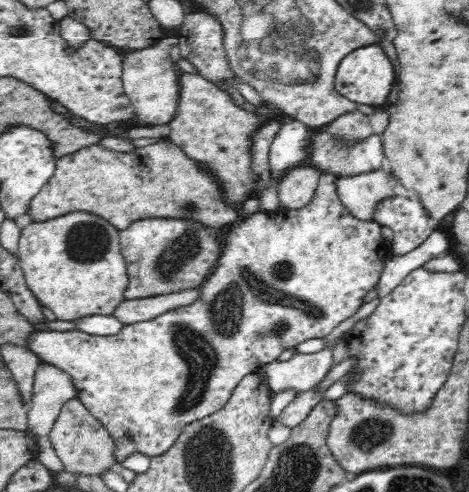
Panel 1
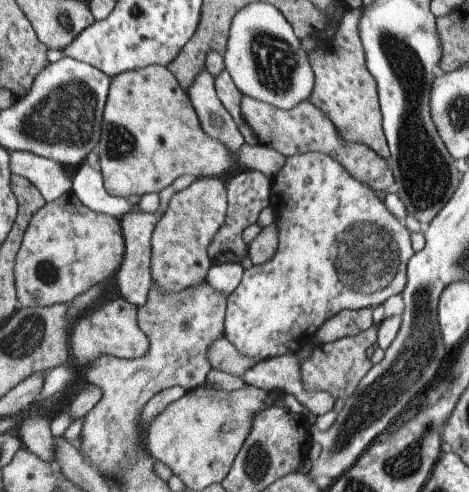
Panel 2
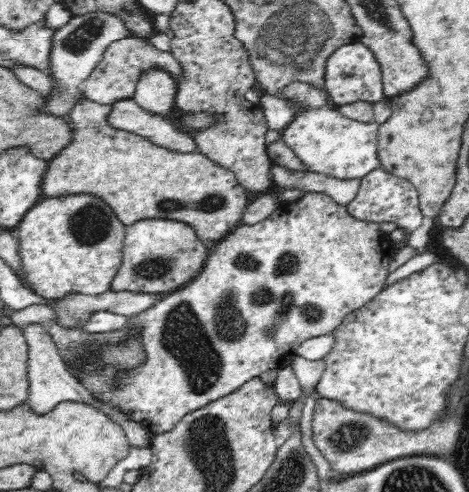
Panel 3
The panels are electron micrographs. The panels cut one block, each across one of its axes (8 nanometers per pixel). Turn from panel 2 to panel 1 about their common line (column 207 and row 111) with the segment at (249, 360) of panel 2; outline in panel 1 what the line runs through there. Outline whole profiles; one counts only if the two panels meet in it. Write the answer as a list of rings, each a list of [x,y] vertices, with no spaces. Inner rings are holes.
[[[360,110],[354,112],[346,112],[344,116],[332,120],[328,124],[328,132],[336,138],[344,138],[344,140],[362,140],[366,136],[370,136],[374,132],[370,116],[366,116]]]

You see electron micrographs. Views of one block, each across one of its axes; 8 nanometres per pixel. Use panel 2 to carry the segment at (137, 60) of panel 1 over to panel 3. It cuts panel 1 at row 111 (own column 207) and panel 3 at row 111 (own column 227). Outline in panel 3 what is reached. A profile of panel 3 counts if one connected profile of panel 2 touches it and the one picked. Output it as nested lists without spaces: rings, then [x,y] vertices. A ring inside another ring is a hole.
[[[150,70],[144,72],[140,82],[136,84],[134,102],[138,102],[140,108],[152,114],[178,118],[176,102],[174,102],[176,92],[178,92],[178,82],[170,72]]]

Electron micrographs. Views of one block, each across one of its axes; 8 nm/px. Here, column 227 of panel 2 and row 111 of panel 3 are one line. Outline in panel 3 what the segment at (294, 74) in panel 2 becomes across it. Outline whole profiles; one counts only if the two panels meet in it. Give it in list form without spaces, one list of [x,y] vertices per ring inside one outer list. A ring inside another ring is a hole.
[[[86,12],[80,16],[72,16],[62,28],[58,28],[52,36],[52,46],[48,54],[48,78],[52,84],[52,90],[42,98],[42,104],[38,108],[38,114],[46,118],[56,118],[62,122],[68,122],[68,118],[74,114],[78,104],[86,98],[82,82],[90,78],[90,74],[96,70],[98,62],[102,62],[106,50],[120,40],[130,38],[126,18],[114,14],[114,12]]]

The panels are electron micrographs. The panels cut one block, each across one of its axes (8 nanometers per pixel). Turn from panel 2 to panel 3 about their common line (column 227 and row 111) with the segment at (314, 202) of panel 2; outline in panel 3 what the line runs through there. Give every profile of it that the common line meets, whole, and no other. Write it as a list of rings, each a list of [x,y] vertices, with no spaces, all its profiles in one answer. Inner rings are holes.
[[[290,82],[282,88],[282,100],[292,102],[296,108],[294,118],[282,128],[282,140],[292,148],[306,172],[316,172],[330,178],[354,180],[364,178],[374,168],[380,168],[378,160],[378,122],[360,122],[346,118],[338,104],[330,102],[328,88],[318,88],[310,82]]]

